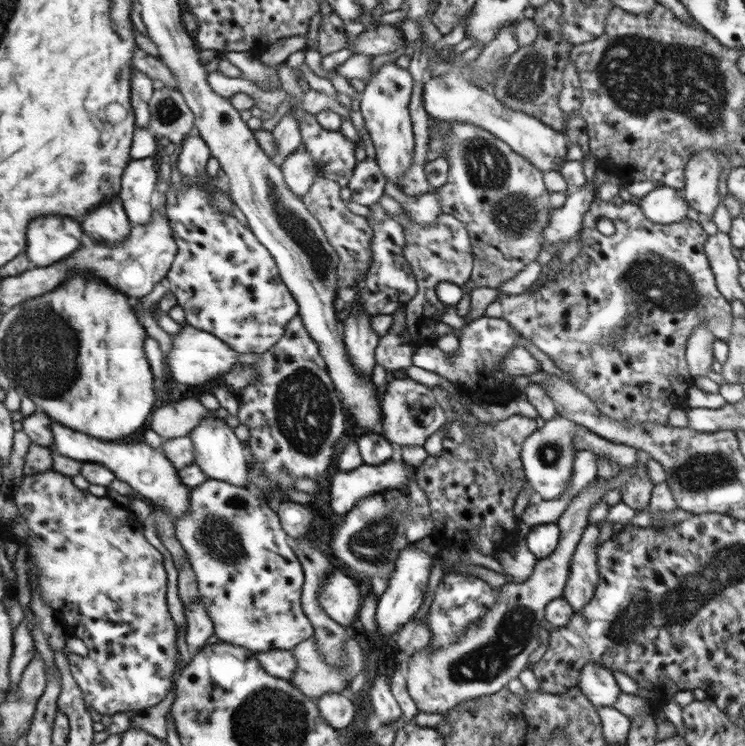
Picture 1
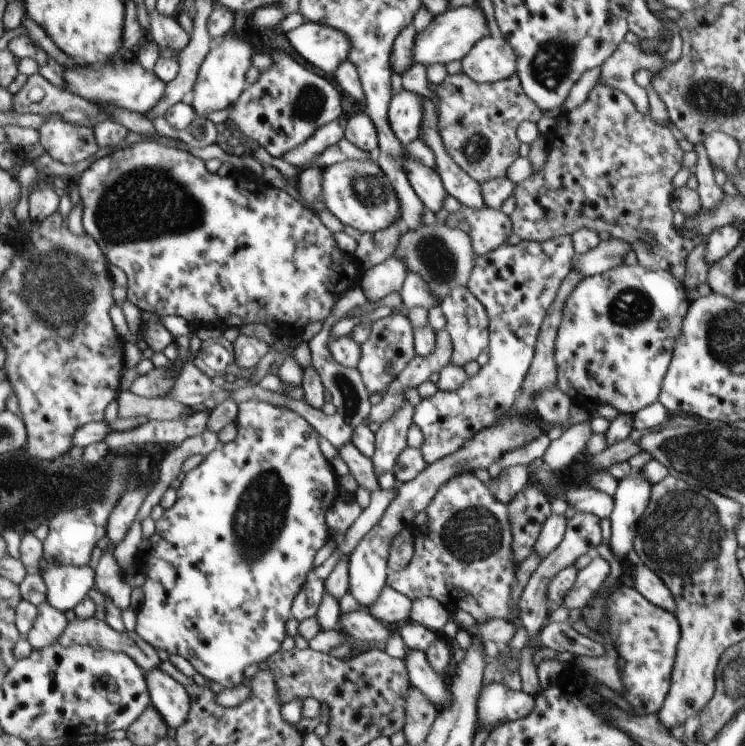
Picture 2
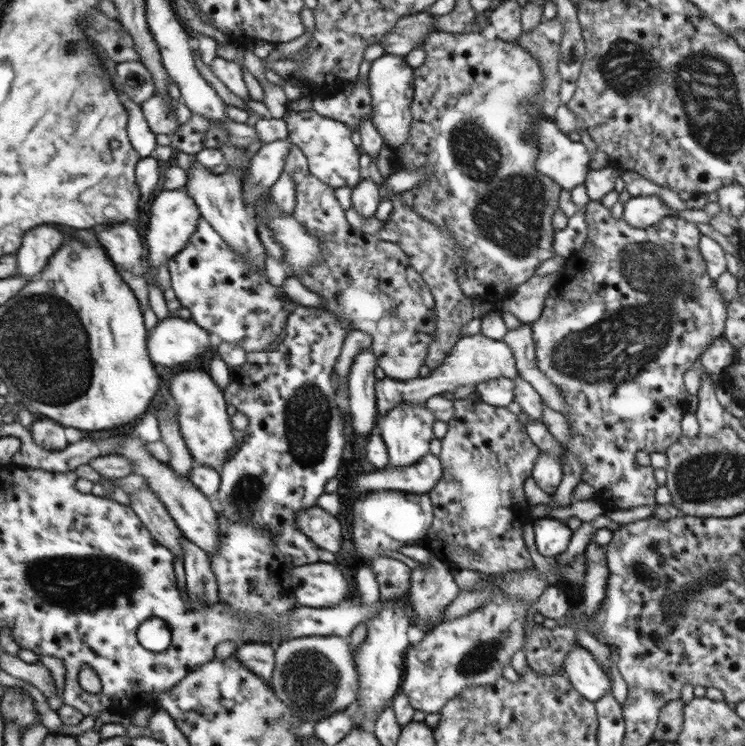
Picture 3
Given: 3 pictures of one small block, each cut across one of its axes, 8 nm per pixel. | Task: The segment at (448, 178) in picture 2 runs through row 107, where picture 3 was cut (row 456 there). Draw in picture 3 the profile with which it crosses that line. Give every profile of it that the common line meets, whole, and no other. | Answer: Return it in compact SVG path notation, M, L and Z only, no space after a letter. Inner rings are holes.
M428 454L415 464L394 468L392 466L376 469L370 473L356 474L350 480L348 494L371 493L372 491L401 491L427 493L442 477L440 460Z

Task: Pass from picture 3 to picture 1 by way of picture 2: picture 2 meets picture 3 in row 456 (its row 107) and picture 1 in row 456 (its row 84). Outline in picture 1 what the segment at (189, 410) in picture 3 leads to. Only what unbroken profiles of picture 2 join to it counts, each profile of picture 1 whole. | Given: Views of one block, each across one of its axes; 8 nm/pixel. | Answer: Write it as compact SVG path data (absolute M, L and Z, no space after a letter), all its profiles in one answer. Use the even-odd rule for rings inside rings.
M212 412L212 415L206 415L190 432L190 440L194 445L195 463L202 469L208 478L228 481L228 484L247 487L246 478L248 478L248 462L244 458L244 446L236 438L234 430L224 422L220 413Z

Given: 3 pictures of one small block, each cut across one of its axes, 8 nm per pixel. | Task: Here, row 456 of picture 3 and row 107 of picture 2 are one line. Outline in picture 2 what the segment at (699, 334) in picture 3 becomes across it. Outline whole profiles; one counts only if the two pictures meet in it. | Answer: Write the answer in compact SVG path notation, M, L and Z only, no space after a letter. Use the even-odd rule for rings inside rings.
M598 84L594 86L585 104L563 112L556 126L545 135L548 158L542 168L515 186L513 196L516 209L509 216L516 235L524 241L545 242L564 234L588 228L600 234L608 232L610 238L624 240L636 252L638 261L651 270L664 270L679 282L686 277L687 257L695 250L693 239L681 237L672 222L672 178L682 168L682 150L676 144L668 124L656 124L650 116L640 114L632 100L616 88Z

